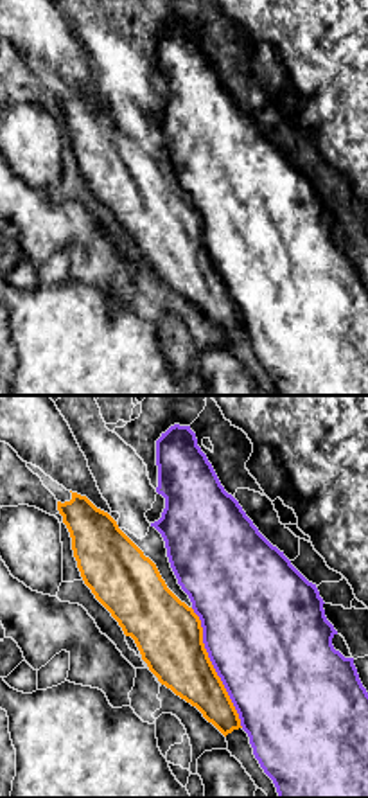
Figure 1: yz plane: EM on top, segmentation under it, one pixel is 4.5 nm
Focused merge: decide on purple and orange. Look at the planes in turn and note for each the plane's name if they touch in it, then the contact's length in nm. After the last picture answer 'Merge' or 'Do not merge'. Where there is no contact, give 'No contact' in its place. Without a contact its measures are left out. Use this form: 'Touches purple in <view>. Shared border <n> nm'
Touches purple in yz. Shared border 600 nm

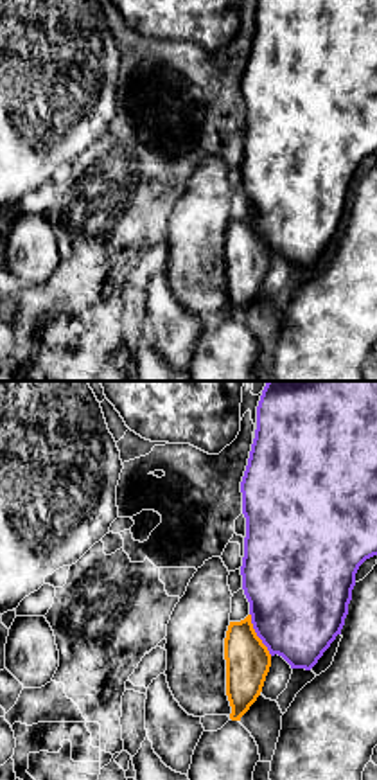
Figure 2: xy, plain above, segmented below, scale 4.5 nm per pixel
Touches purple in xy. Shared border 220 nm

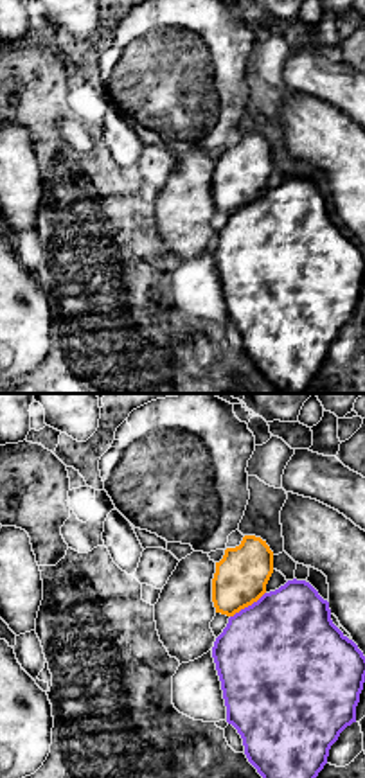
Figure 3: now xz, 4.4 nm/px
Touches purple in xz. Shared border 200 nm

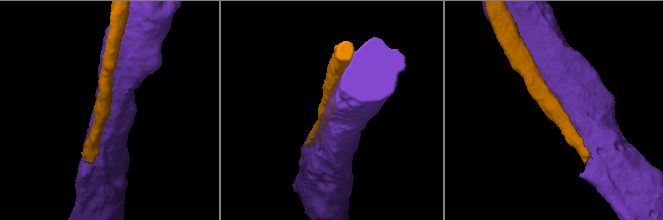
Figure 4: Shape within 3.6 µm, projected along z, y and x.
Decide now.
Merge

